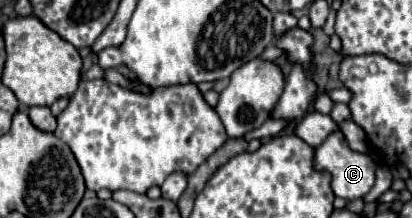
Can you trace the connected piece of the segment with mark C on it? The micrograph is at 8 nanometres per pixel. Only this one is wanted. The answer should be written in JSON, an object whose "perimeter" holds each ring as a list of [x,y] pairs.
{"perimeter":[[[334,132],[316,148],[318,170],[332,174],[332,190],[344,200],[358,200],[374,186],[376,160],[370,154],[354,152],[342,132]]]}

